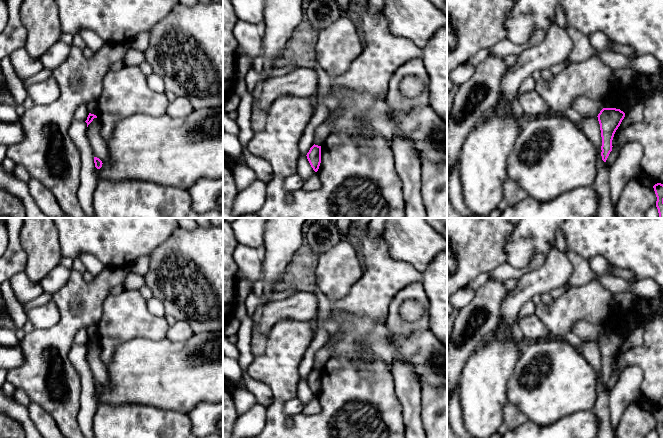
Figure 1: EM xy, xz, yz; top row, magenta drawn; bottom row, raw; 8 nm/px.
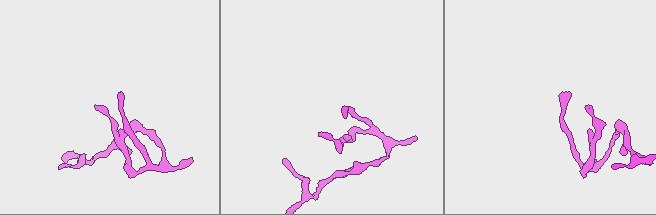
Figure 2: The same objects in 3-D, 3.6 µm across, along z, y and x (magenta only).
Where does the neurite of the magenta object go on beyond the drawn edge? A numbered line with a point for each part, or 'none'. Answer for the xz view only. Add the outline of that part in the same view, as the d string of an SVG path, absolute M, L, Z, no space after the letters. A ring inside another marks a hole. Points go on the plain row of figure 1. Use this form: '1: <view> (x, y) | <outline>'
none

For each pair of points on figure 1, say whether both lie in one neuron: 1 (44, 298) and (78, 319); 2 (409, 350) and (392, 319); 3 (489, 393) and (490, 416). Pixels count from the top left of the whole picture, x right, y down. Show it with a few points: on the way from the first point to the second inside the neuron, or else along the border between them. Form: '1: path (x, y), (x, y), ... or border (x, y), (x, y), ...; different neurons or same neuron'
1: border (51, 294), (52, 299); different neurons
2: border (385, 324), (396, 348), (425, 330); different neurons
3: path (489, 399), (489, 410); same neuron

